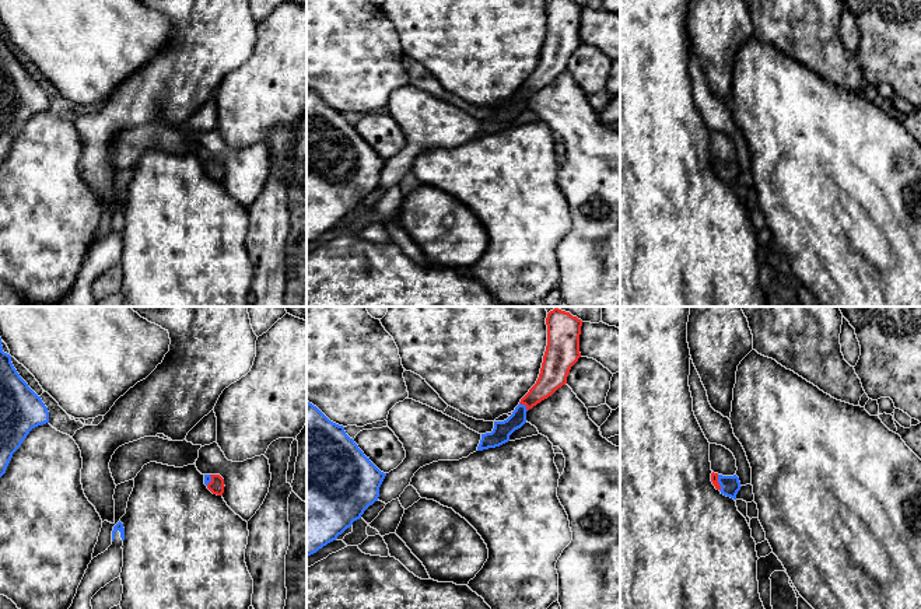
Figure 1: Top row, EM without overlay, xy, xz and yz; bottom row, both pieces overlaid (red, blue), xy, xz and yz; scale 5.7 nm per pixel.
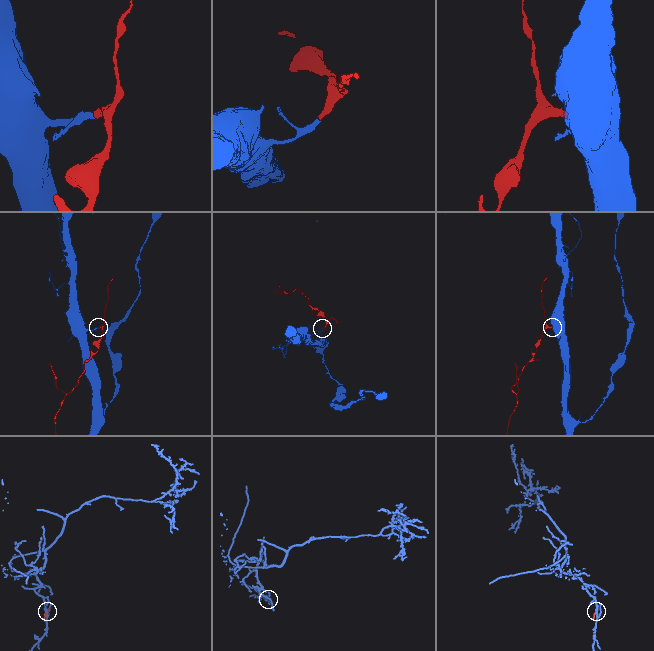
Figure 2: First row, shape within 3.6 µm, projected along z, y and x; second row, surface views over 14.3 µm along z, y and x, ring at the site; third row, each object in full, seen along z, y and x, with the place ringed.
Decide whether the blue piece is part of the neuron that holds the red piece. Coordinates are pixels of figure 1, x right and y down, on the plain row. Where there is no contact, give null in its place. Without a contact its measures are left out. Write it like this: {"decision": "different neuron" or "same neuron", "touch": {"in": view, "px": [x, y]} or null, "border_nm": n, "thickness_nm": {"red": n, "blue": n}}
{"decision": "same neuron", "touch": {"in": "xz", "px": [525, 91]}, "border_nm": 70, "thickness_nm": {"red": 160, "blue": 110}}

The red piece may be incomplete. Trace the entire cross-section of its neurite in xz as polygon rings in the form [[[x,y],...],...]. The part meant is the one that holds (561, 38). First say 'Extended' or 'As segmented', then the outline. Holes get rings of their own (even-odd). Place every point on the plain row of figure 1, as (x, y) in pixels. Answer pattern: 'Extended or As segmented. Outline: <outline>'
Extended. Outline: [[[547,0],[547,32],[539,64],[521,85],[512,101],[504,108],[494,108],[491,119],[481,120],[477,137],[500,133],[526,109],[526,98],[551,83],[567,70],[571,53],[581,43],[579,21],[582,7],[571,0]]]

